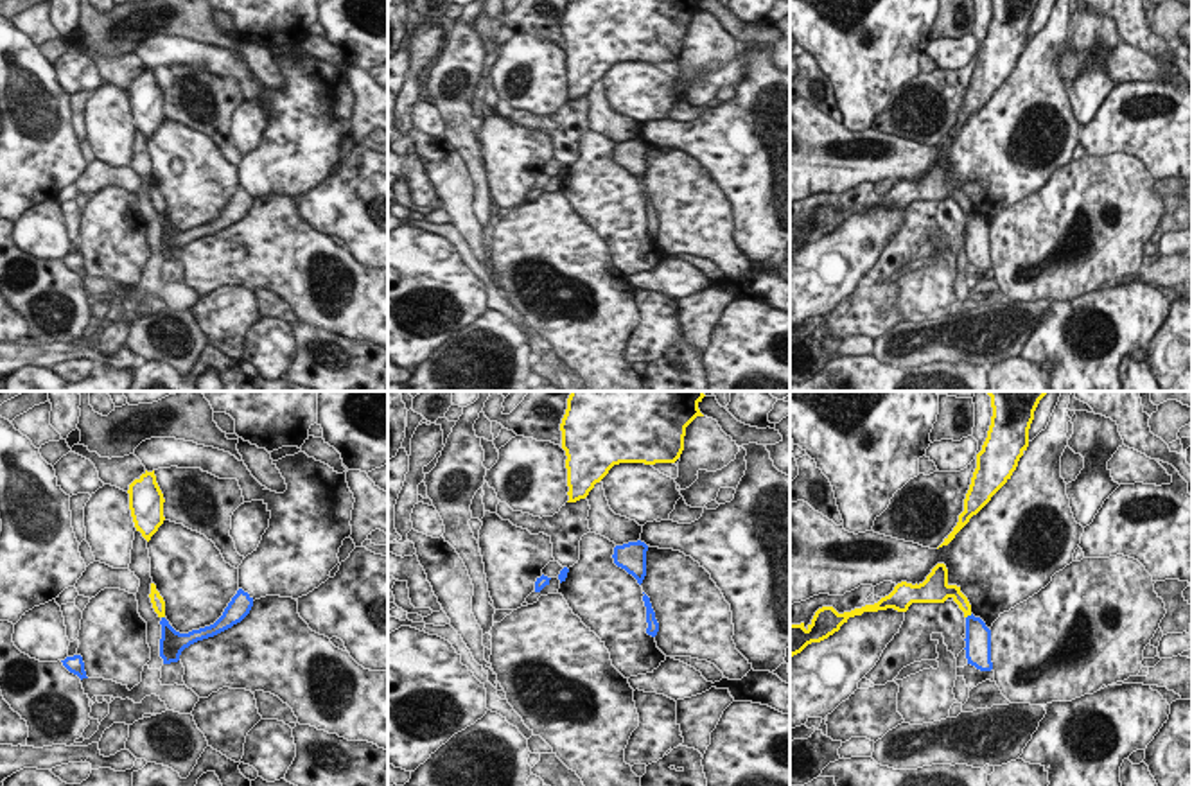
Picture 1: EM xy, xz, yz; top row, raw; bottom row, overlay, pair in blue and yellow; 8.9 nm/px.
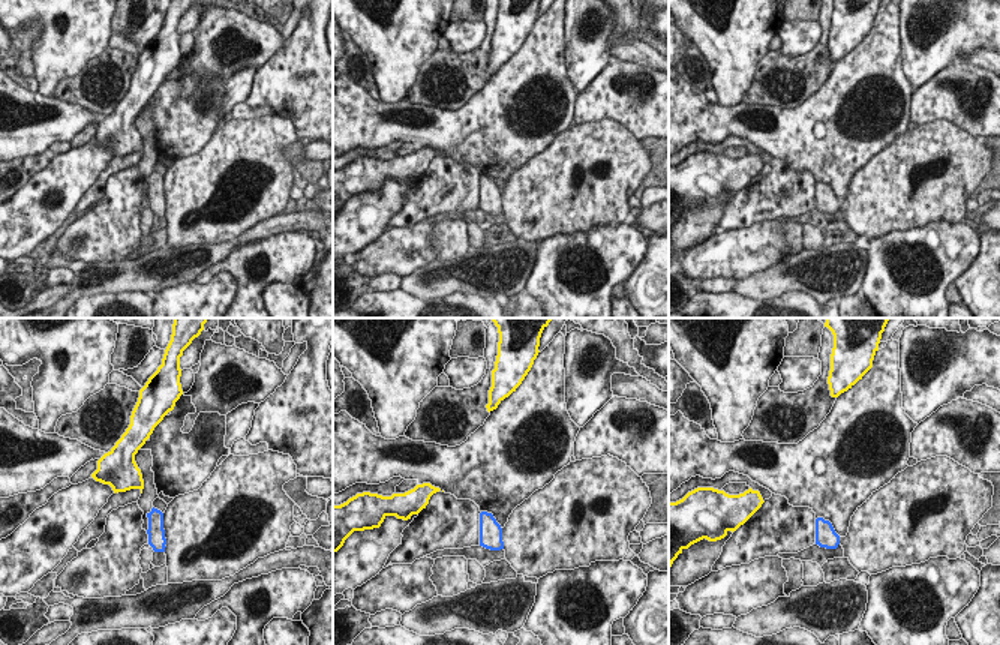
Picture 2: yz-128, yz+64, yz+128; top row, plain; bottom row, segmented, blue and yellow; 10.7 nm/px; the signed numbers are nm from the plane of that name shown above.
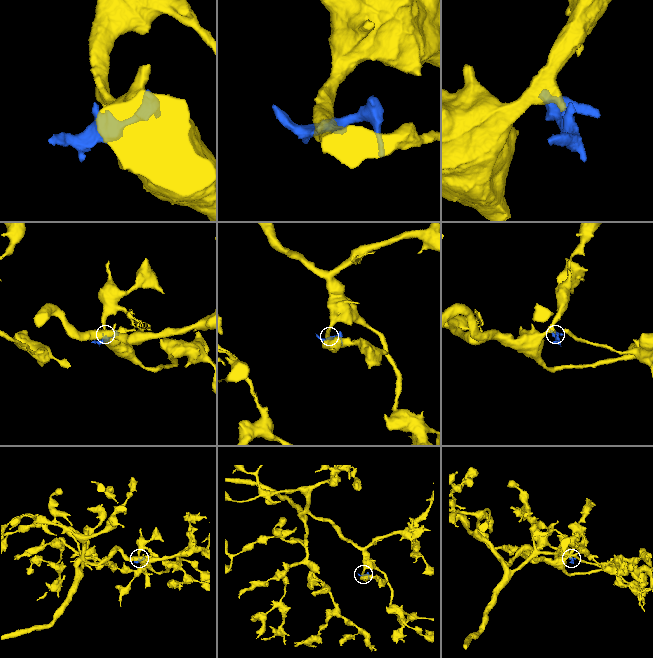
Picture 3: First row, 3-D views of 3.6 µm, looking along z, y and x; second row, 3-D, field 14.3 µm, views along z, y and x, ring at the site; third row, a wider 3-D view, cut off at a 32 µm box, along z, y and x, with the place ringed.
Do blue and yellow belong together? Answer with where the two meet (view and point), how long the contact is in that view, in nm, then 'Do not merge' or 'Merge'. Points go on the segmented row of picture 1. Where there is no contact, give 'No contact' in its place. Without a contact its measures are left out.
Touches blue at yz (968, 616). Shared border 70 nm. Do not merge.

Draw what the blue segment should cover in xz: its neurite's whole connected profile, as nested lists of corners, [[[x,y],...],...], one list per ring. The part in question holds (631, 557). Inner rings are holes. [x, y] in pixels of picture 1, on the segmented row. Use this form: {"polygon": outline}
{"polygon": [[[641,540],[614,547],[614,563],[632,574],[641,585],[646,576],[648,546]]]}

